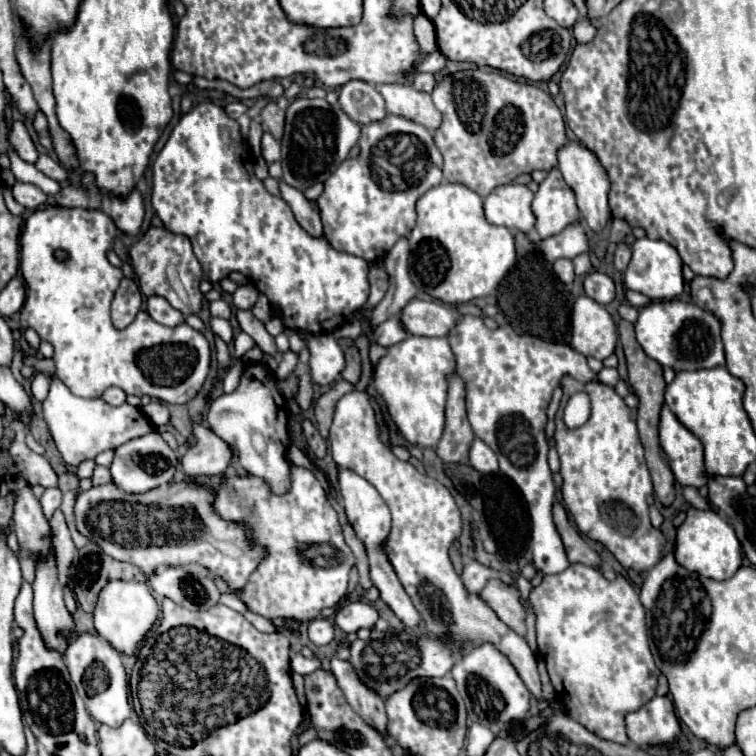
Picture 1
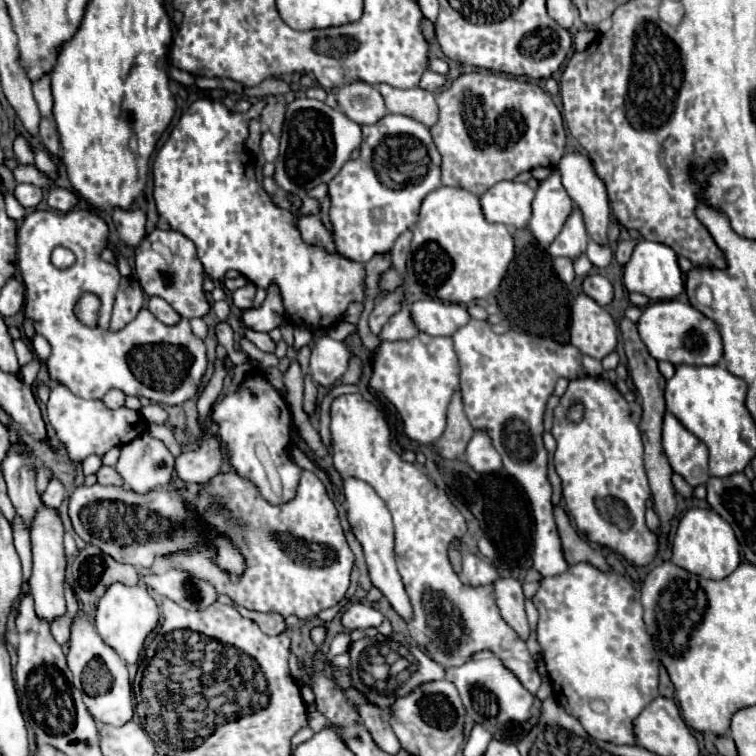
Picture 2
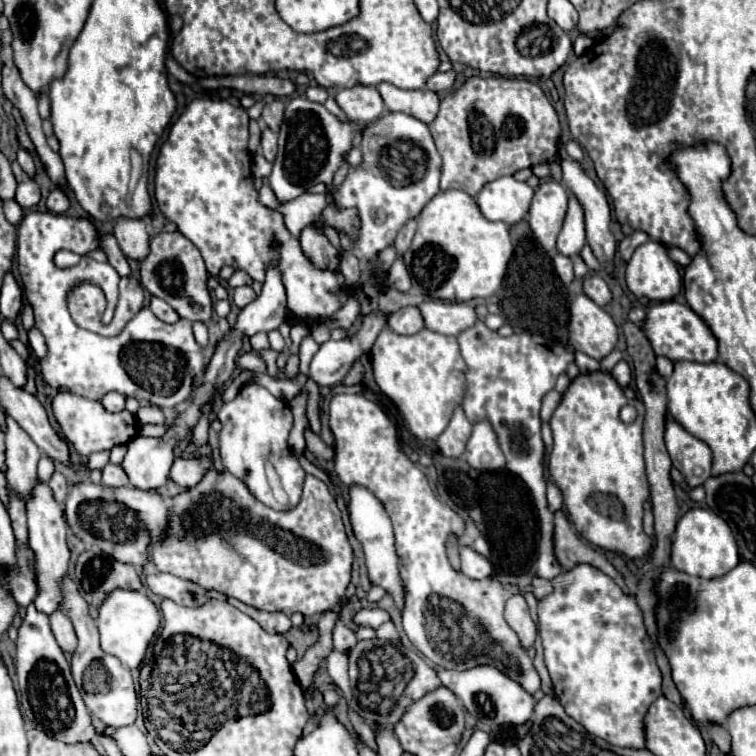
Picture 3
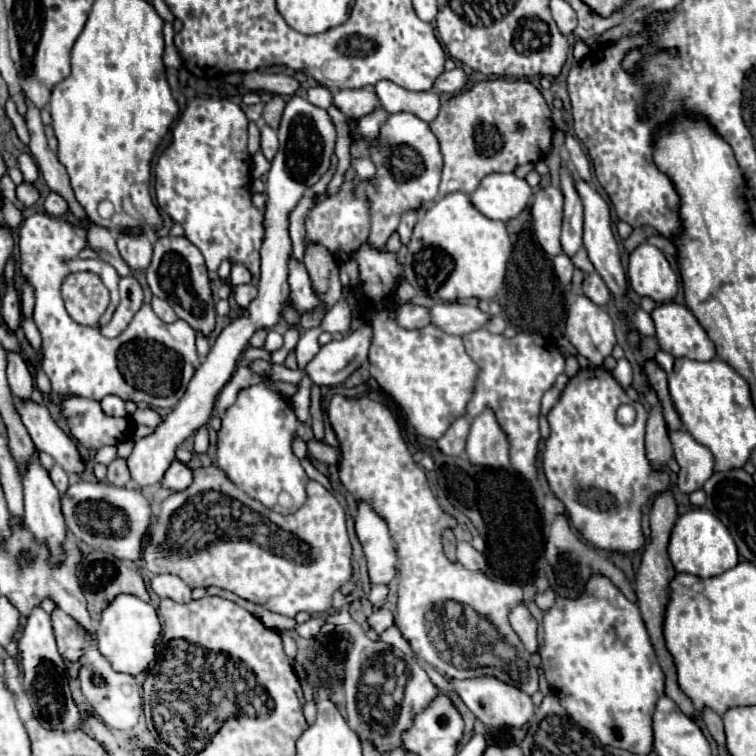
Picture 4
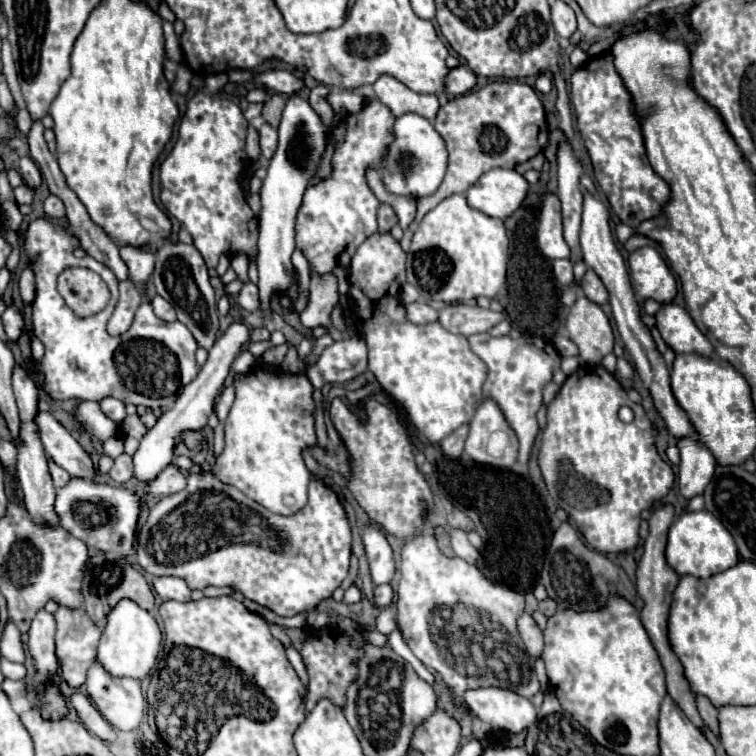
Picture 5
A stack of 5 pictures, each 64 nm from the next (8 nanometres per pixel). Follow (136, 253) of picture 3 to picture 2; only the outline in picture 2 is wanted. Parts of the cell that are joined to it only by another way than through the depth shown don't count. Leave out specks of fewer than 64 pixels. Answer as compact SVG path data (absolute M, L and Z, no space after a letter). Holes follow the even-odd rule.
M132 202L130 208L122 210L122 208L114 208L112 210L112 220L114 226L120 234L120 238L130 244L130 246L138 246L144 238L144 224L146 224L146 214L142 212L142 208Z

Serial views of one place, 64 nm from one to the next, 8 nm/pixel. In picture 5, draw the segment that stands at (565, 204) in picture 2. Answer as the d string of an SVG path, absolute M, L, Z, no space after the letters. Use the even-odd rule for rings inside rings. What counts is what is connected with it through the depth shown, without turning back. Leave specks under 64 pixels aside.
M552 192L542 196L538 216L538 246L548 258L568 258L570 250L562 236L562 208L560 198Z

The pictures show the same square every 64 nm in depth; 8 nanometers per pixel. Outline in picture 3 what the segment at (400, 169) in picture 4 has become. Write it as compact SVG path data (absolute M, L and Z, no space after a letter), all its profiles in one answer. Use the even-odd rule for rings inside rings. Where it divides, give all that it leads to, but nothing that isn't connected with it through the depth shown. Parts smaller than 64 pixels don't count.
M386 114L382 118L378 118L376 122L368 124L362 130L362 164L360 166L350 166L346 178L342 180L342 184L338 186L338 190L334 190L334 202L336 208L356 208L358 212L358 232L352 238L346 232L340 232L340 246L342 250L354 254L360 262L360 266L368 264L368 260L372 260L378 252L382 252L384 248L394 244L394 238L398 234L398 230L412 218L416 218L420 214L420 210L426 206L428 198L432 198L434 194L440 192L438 184L440 184L440 166L442 166L442 158L434 146L434 140L428 132L428 126L408 114Z

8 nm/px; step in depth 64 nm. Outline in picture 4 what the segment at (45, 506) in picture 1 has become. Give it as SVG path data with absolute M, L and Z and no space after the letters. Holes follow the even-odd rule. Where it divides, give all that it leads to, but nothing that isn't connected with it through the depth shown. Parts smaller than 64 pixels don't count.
M54 464L54 468L50 470L50 480L54 482L54 486L58 488L60 494L64 494L68 490L68 474L64 470L60 470L58 464Z

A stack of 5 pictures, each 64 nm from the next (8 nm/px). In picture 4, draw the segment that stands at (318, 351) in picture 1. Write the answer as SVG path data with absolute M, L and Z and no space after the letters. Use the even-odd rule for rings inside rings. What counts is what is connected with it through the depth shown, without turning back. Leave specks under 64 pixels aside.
M366 322L356 332L350 332L346 338L324 344L306 366L305 373L318 386L338 386L366 362L370 344L372 326Z

